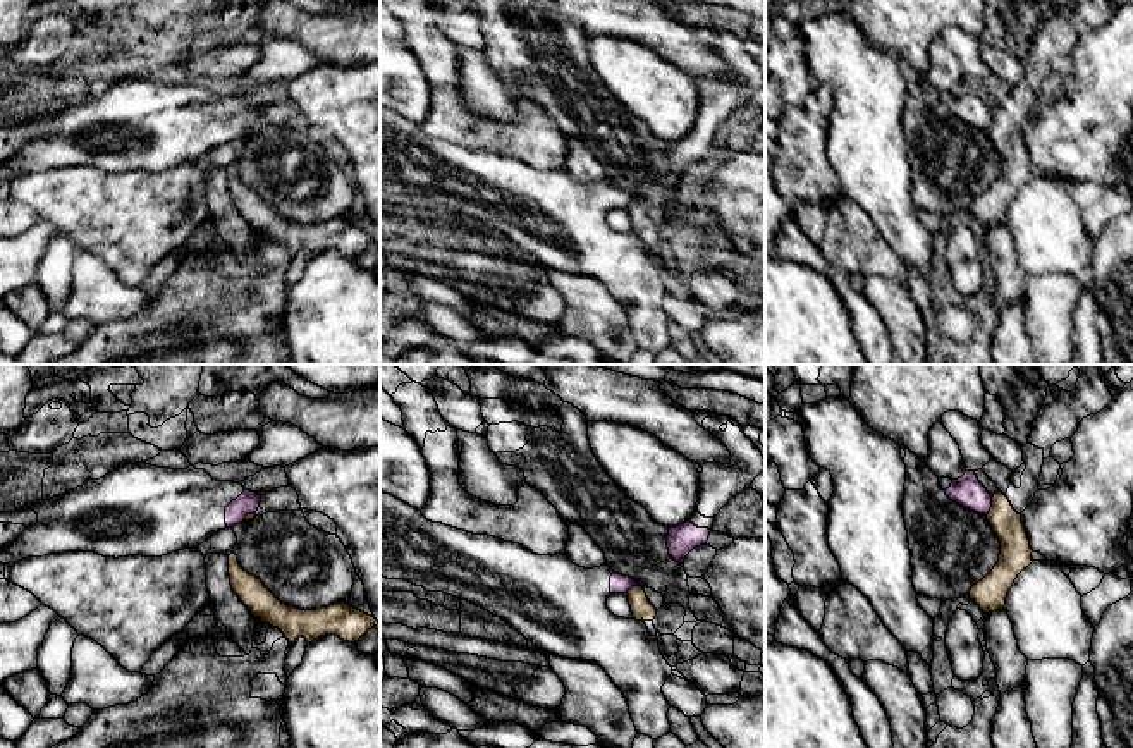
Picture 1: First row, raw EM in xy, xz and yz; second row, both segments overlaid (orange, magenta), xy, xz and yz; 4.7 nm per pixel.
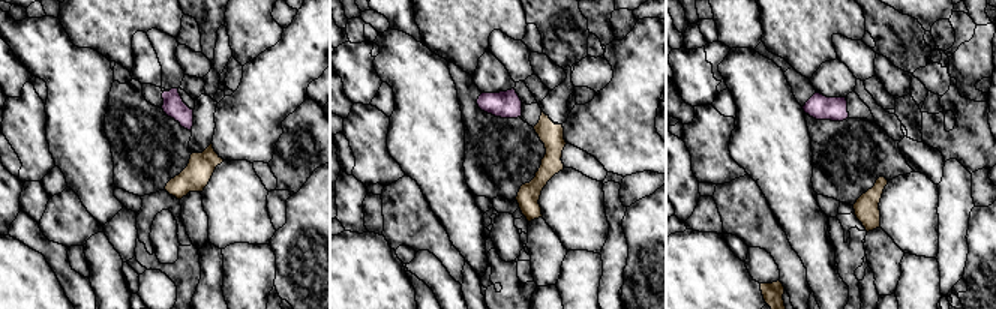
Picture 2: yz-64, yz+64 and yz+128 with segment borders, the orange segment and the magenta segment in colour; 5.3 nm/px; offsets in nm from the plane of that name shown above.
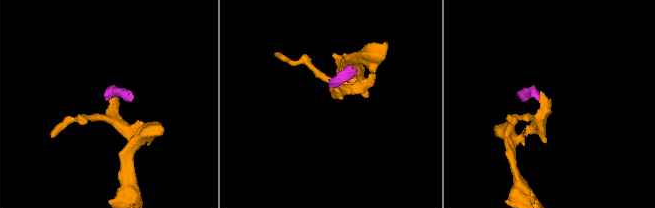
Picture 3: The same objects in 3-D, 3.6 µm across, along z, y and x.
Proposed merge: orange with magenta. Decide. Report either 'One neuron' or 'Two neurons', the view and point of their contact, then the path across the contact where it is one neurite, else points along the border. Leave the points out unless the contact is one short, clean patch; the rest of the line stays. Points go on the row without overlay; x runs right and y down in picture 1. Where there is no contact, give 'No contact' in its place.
Two neurons. Touches orange at yz (992, 121). Boundary: yz (992, 112), (992, 121), (986, 129)

